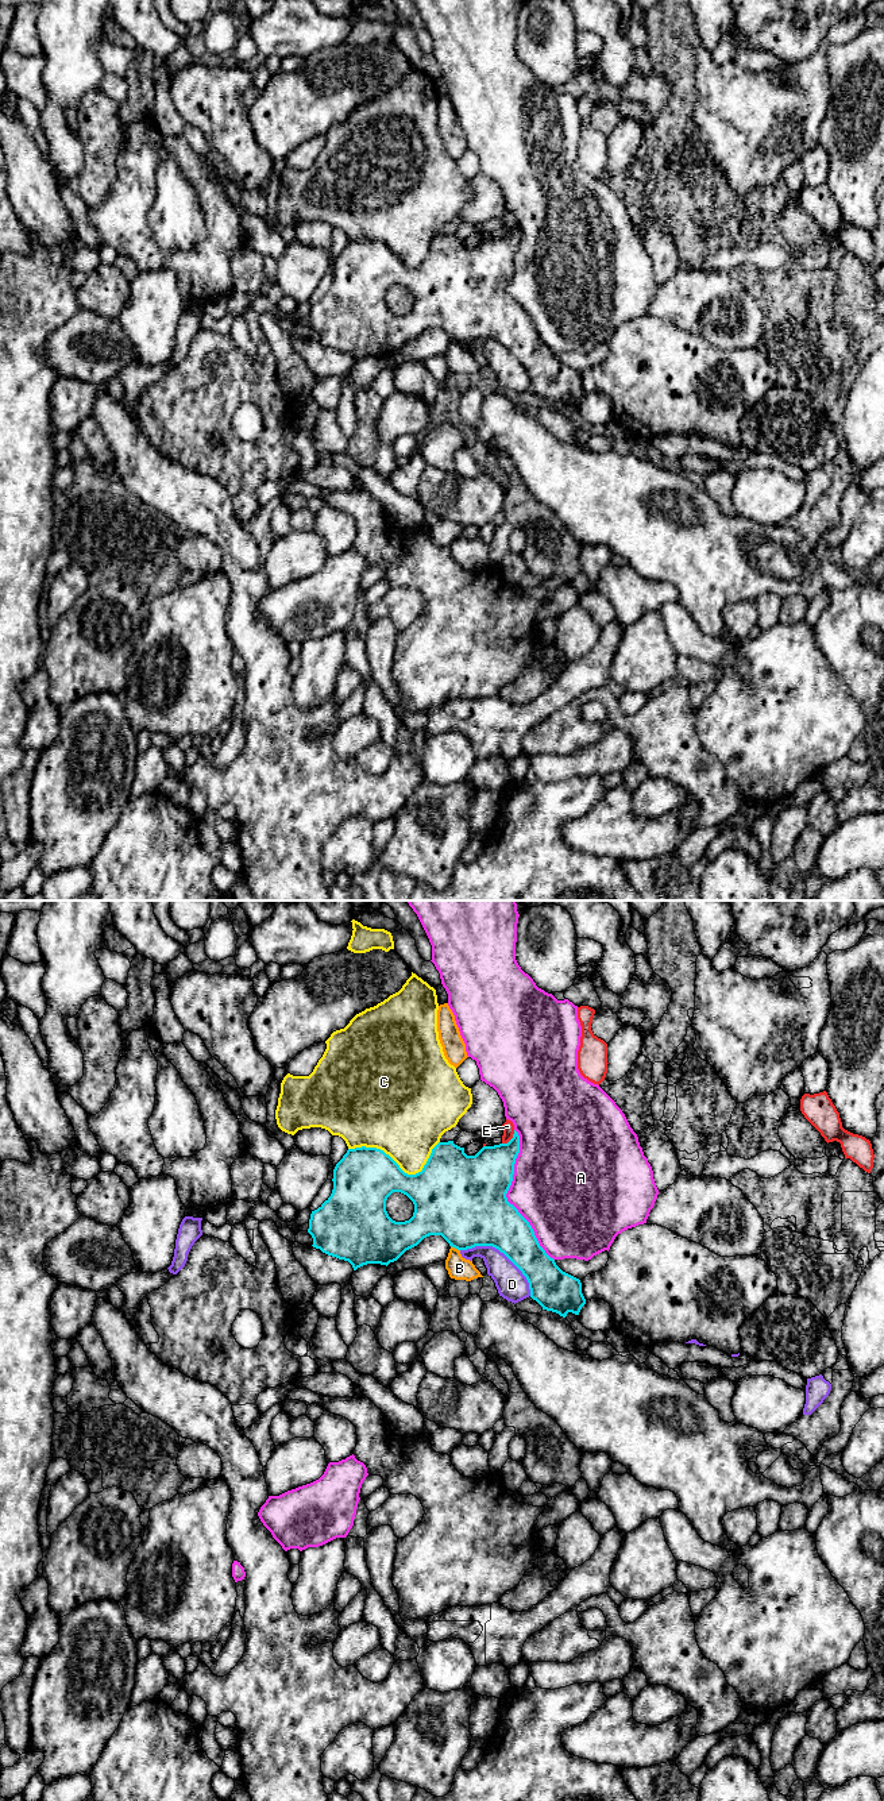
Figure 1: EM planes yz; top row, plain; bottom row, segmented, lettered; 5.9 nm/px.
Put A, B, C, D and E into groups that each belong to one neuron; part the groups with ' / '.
A / B / C / D E

